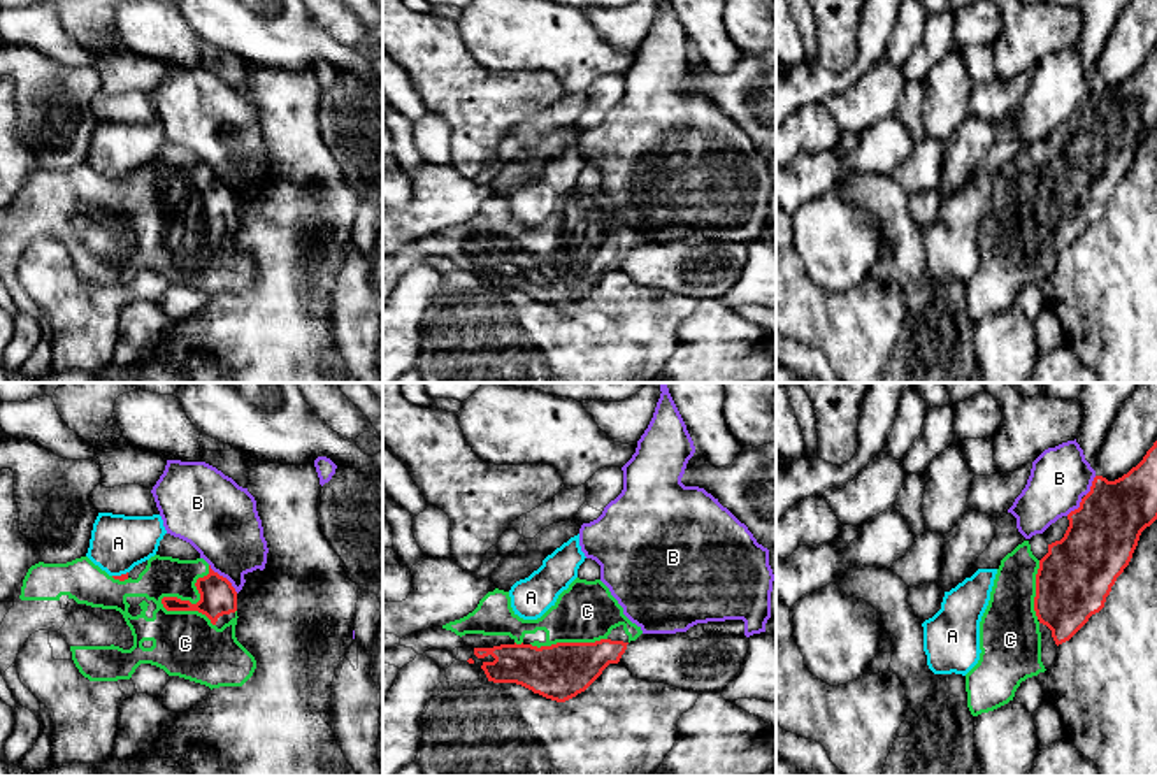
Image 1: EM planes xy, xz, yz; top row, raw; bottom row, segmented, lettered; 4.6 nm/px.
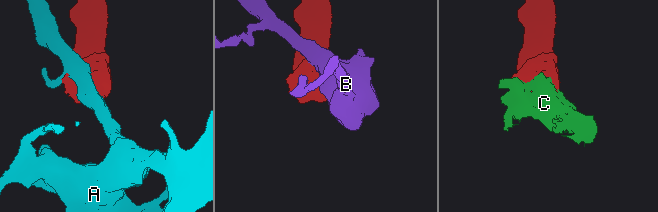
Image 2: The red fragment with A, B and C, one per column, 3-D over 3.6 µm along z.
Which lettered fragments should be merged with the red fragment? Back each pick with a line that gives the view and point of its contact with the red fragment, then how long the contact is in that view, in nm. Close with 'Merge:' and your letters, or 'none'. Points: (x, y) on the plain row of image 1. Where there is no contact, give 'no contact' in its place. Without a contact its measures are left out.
C: meets red in xy at (197, 209); contact 300 nm long
Merge: C

